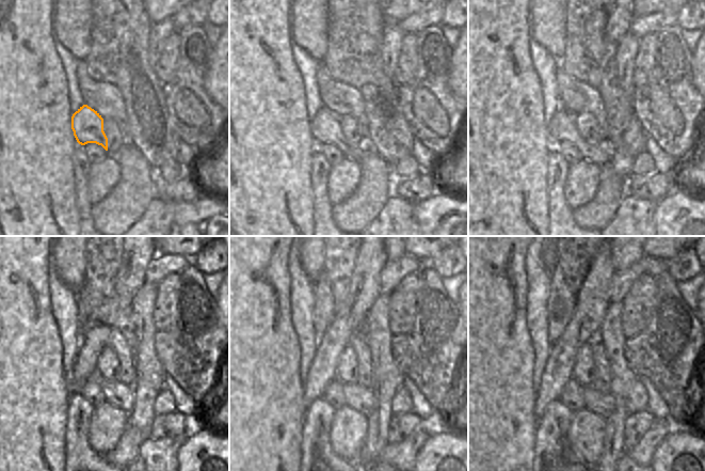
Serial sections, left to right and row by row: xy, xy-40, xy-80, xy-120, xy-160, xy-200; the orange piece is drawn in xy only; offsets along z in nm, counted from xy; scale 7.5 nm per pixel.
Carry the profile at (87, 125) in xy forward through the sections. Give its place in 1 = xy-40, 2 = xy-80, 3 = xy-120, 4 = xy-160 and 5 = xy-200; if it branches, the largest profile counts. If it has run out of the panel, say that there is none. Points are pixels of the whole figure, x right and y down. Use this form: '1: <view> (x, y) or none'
1: xy-40 (325, 128)
2: xy-80 (562, 127)
3: xy-120 (116, 393)
4: xy-160 (361, 398)
5: xy-200 (603, 404)

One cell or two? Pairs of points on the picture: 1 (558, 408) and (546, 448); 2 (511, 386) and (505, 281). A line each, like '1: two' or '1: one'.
1: one
2: one

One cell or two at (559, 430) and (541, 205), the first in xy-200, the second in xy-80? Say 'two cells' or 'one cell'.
two cells

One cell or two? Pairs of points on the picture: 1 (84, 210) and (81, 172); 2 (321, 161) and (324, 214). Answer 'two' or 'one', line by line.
1: one
2: one

